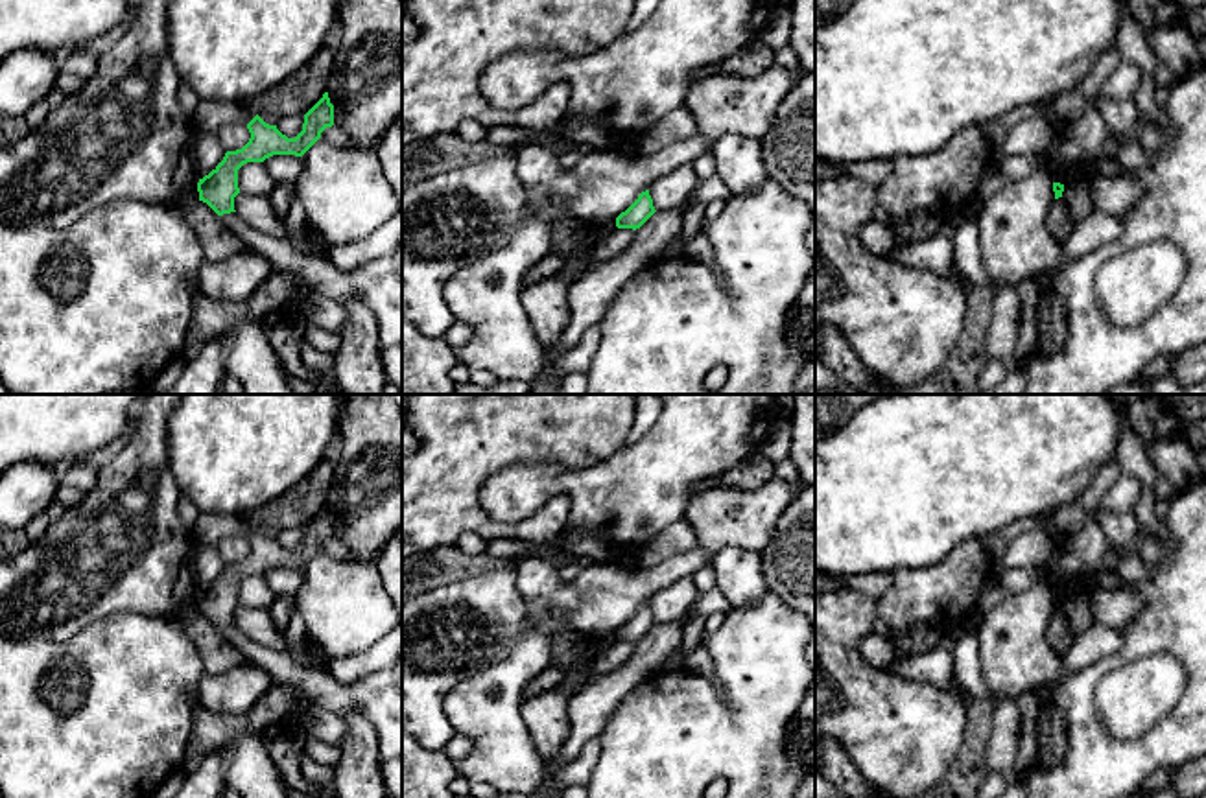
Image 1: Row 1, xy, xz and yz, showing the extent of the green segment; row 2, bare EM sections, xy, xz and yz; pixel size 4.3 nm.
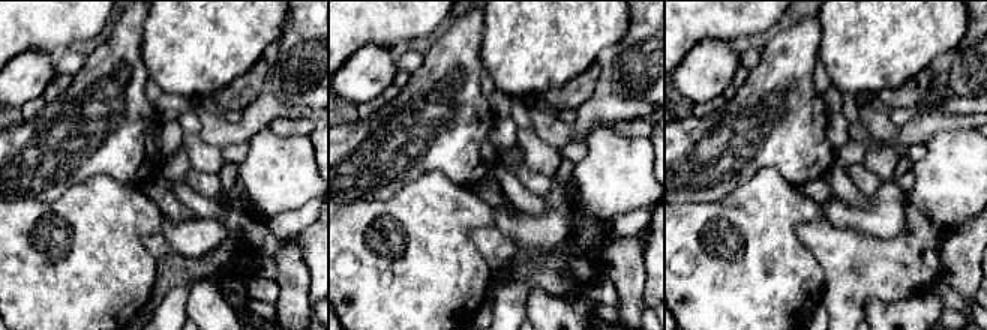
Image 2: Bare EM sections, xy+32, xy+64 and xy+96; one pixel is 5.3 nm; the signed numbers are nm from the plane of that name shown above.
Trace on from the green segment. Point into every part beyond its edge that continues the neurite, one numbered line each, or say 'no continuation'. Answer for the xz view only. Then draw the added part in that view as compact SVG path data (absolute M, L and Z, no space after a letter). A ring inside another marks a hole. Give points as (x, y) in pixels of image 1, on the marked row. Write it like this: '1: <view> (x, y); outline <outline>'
no continuation

